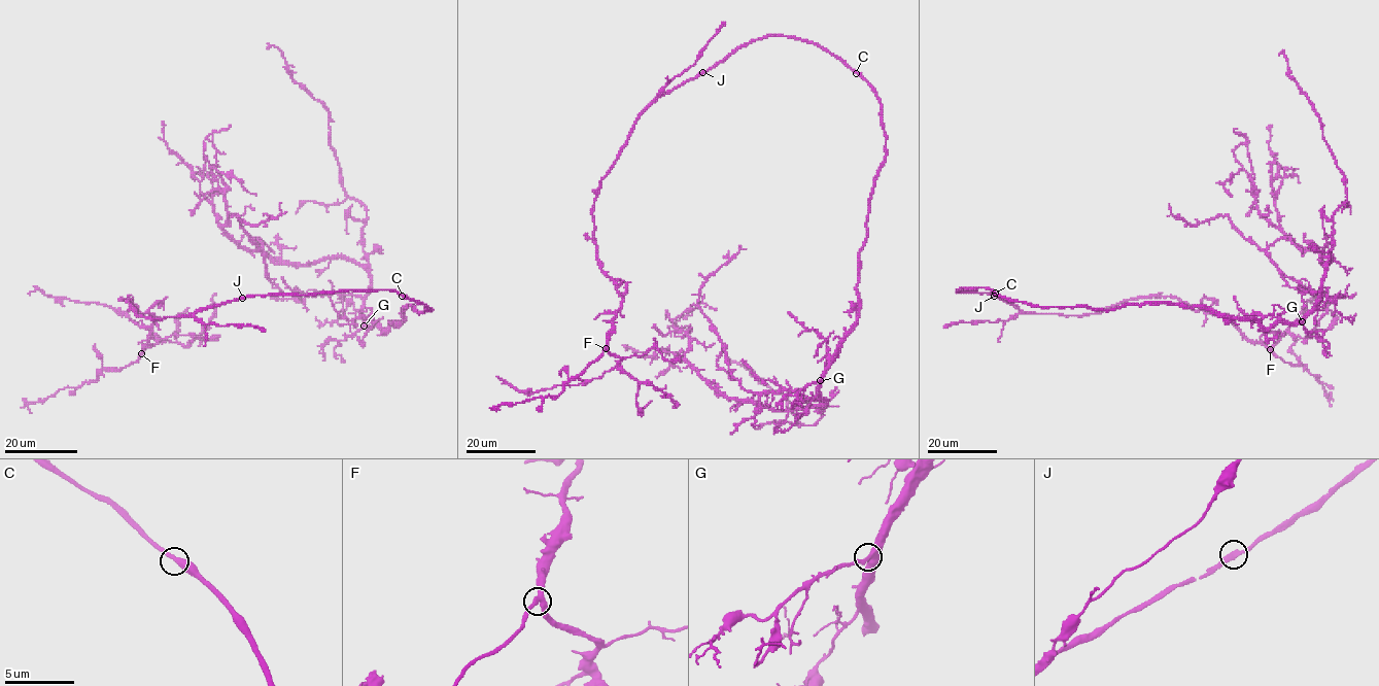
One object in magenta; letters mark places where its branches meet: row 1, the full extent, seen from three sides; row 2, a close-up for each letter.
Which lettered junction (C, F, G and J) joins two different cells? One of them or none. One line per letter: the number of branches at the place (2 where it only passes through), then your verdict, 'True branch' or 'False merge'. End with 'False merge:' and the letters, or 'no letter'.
C: Branches: 2. True branch
F: Branches: 3. True branch
G: Branches: 2. True branch
J: Branches: 2. True branch
False merge: no letter

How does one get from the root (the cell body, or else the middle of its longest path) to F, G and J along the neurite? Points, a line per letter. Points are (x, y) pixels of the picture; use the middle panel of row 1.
F: (857, 72), (818, 45), (767, 35), (662, 93), (641, 114), (592, 206), (596, 259), (621, 298), (606, 348)
G: (857, 72), (880, 104), (885, 161), (874, 180), (867, 238), (859, 255), (856, 324), (820, 380)
J: (857, 72), (818, 45), (782, 35), (753, 39), (702, 72)

